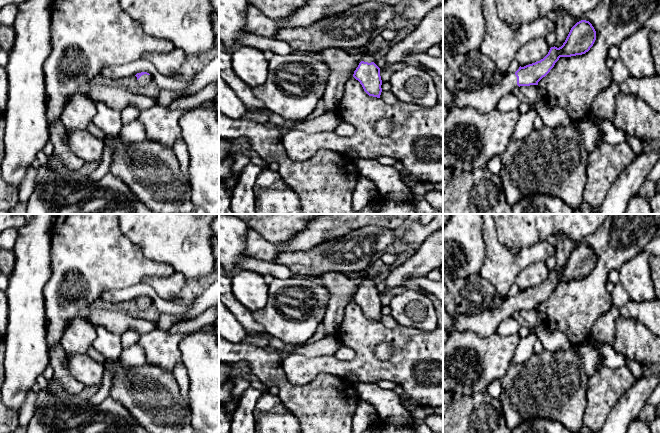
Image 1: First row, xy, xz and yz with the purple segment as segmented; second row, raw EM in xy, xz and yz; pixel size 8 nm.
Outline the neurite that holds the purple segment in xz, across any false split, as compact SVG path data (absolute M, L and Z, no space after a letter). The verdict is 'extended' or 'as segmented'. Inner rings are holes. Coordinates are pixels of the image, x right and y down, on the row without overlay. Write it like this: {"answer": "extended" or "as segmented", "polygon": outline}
{"answer": "extended", "polygon": "M372 277L362 279L362 285L354 295L353 301L360 306L369 320L380 322L382 304L380 292L374 287L376 282Z"}

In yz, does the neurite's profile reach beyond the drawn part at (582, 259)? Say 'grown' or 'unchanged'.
grown

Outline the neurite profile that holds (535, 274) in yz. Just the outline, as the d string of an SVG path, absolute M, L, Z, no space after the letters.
M537 262L522 270L515 283L521 291L535 287L543 283L549 276L550 271L545 262Z

